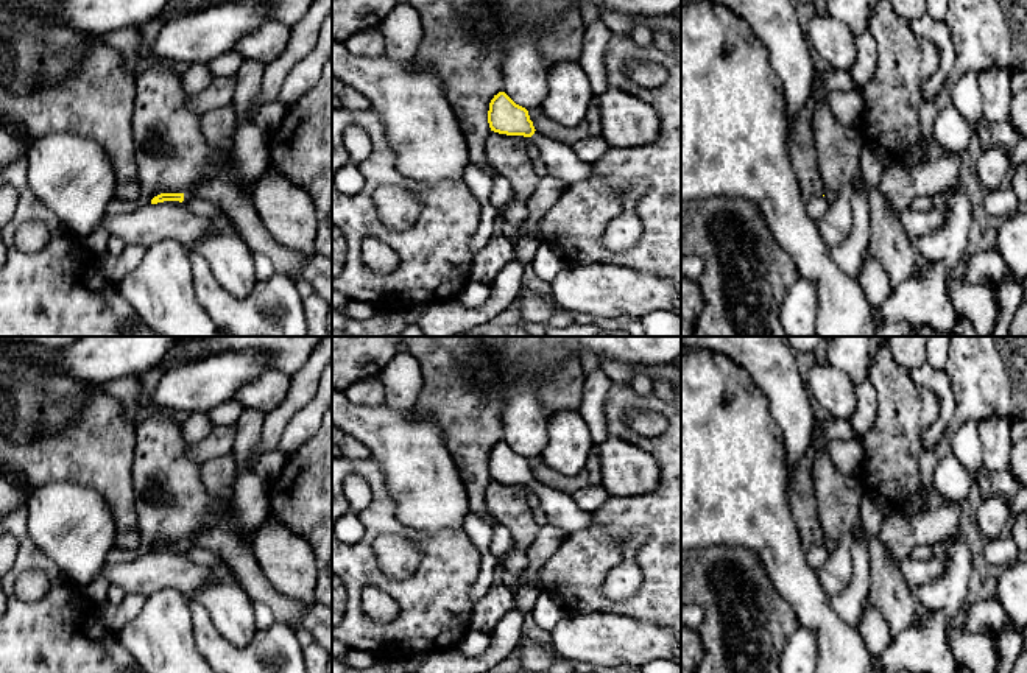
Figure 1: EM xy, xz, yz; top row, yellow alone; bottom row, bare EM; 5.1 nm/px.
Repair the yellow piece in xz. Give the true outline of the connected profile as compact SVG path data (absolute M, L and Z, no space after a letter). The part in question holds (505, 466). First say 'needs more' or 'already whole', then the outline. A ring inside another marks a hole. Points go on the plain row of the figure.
needs more; M499 441L489 452L488 472L491 480L506 484L528 486L541 500L541 509L549 525L570 534L594 523L594 516L581 509L570 494L556 491L538 481L528 460L516 453L505 441Z

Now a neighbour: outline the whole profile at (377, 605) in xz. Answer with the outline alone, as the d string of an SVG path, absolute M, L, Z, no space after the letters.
M365 586L362 592L362 606L368 617L388 623L394 620L399 614L399 604L380 587Z

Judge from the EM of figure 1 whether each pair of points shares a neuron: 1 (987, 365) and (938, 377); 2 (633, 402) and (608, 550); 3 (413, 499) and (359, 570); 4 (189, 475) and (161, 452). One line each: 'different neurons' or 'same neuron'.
1: different neurons
2: same neuron
3: different neurons
4: same neuron

